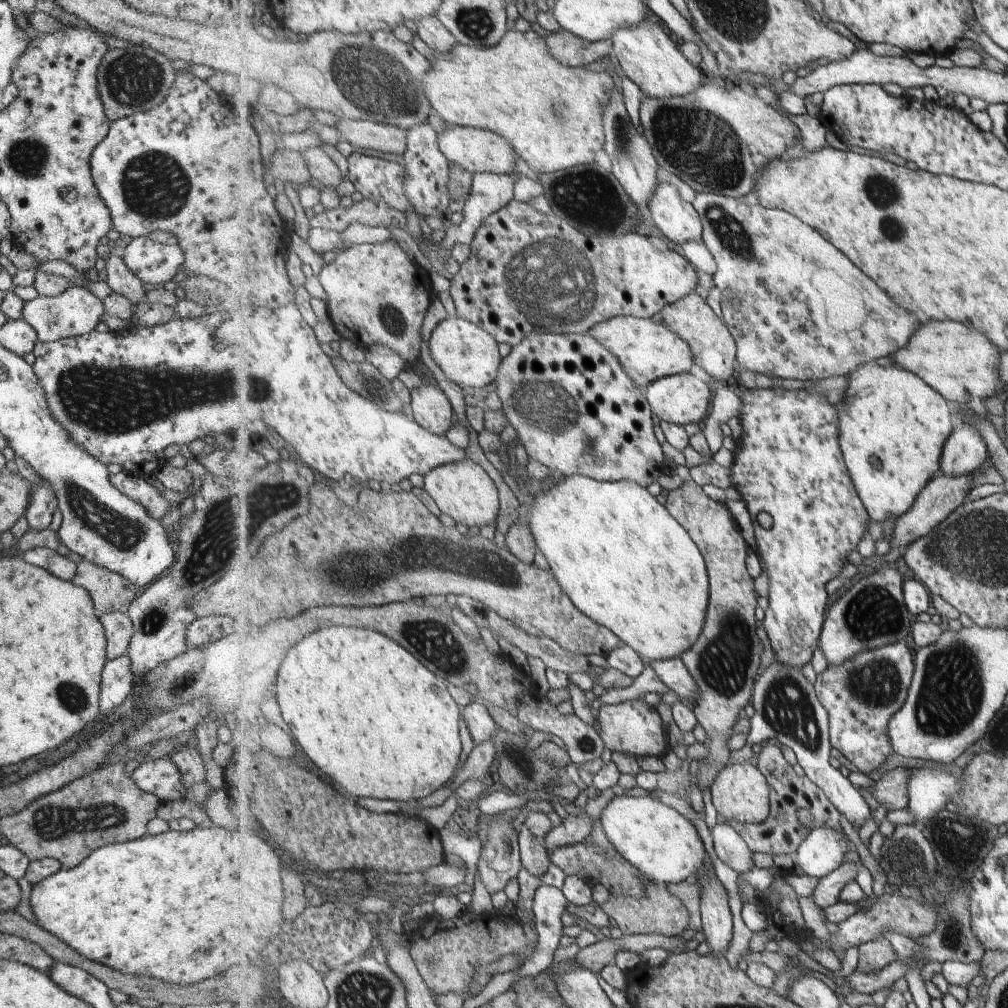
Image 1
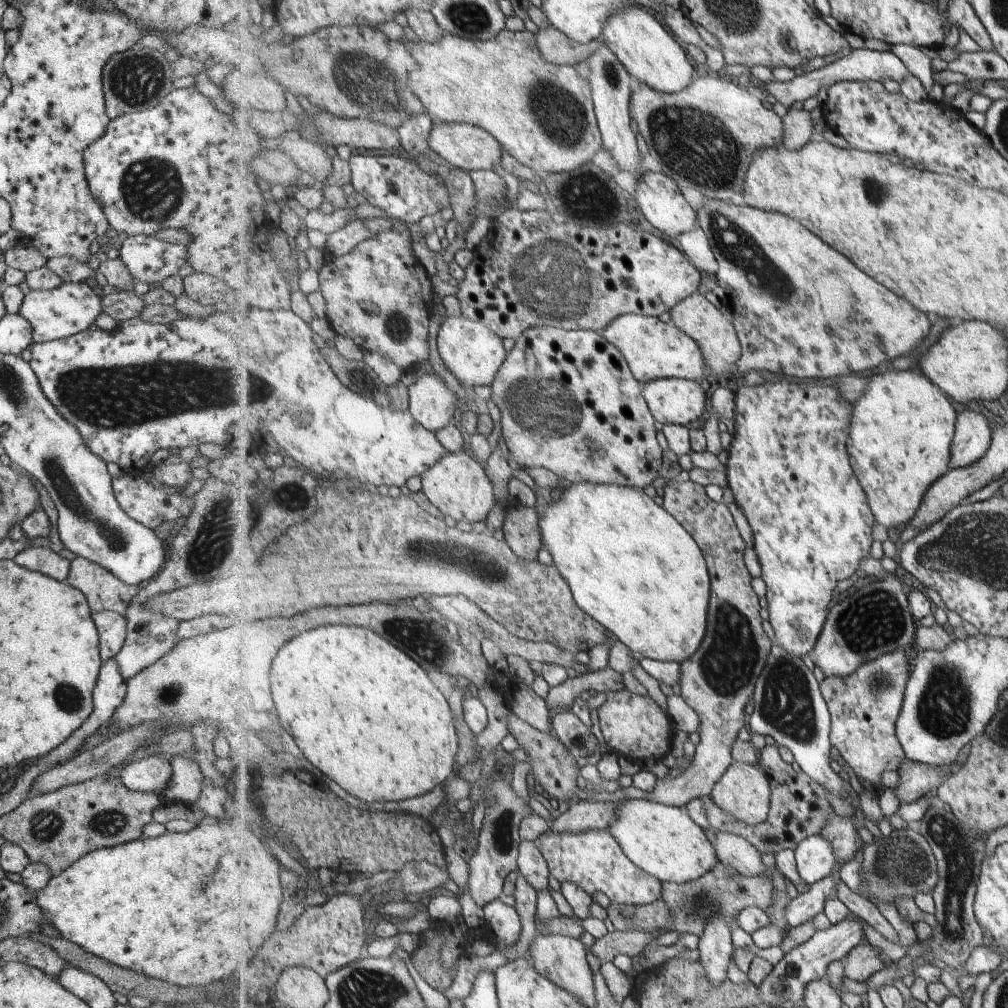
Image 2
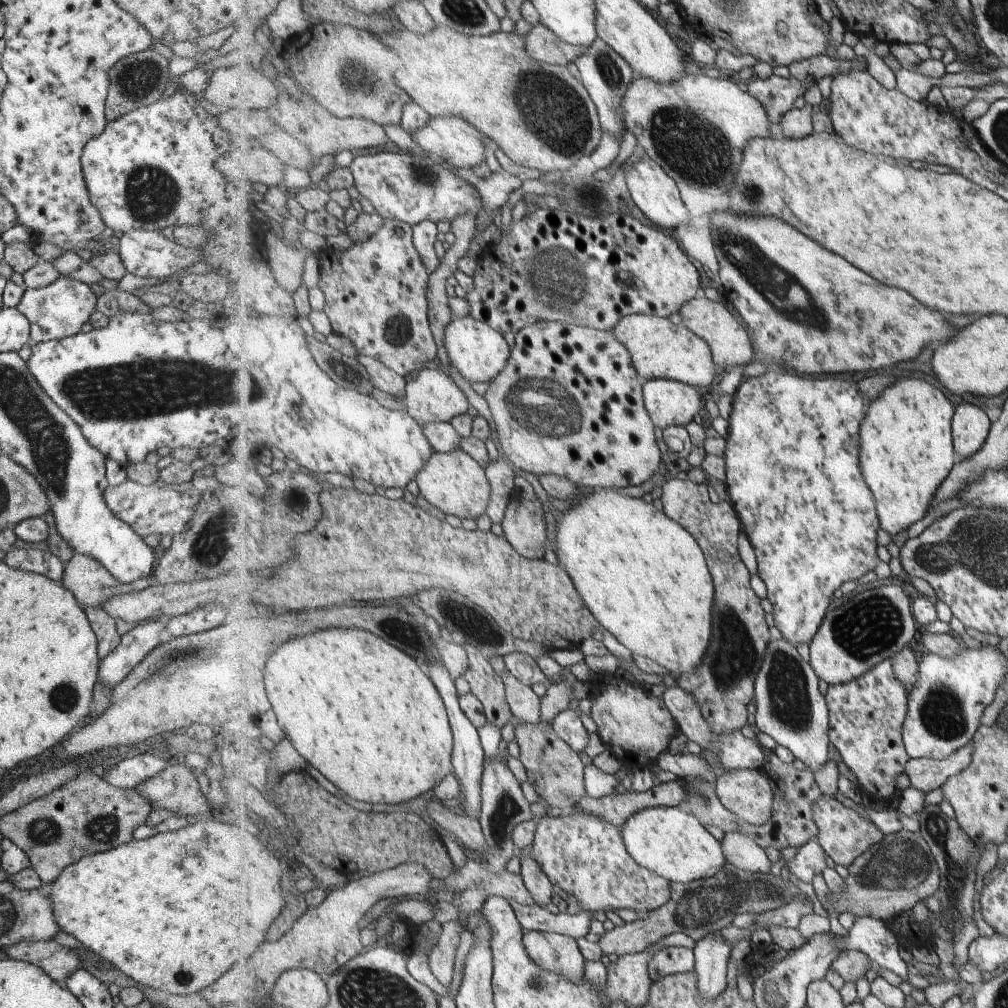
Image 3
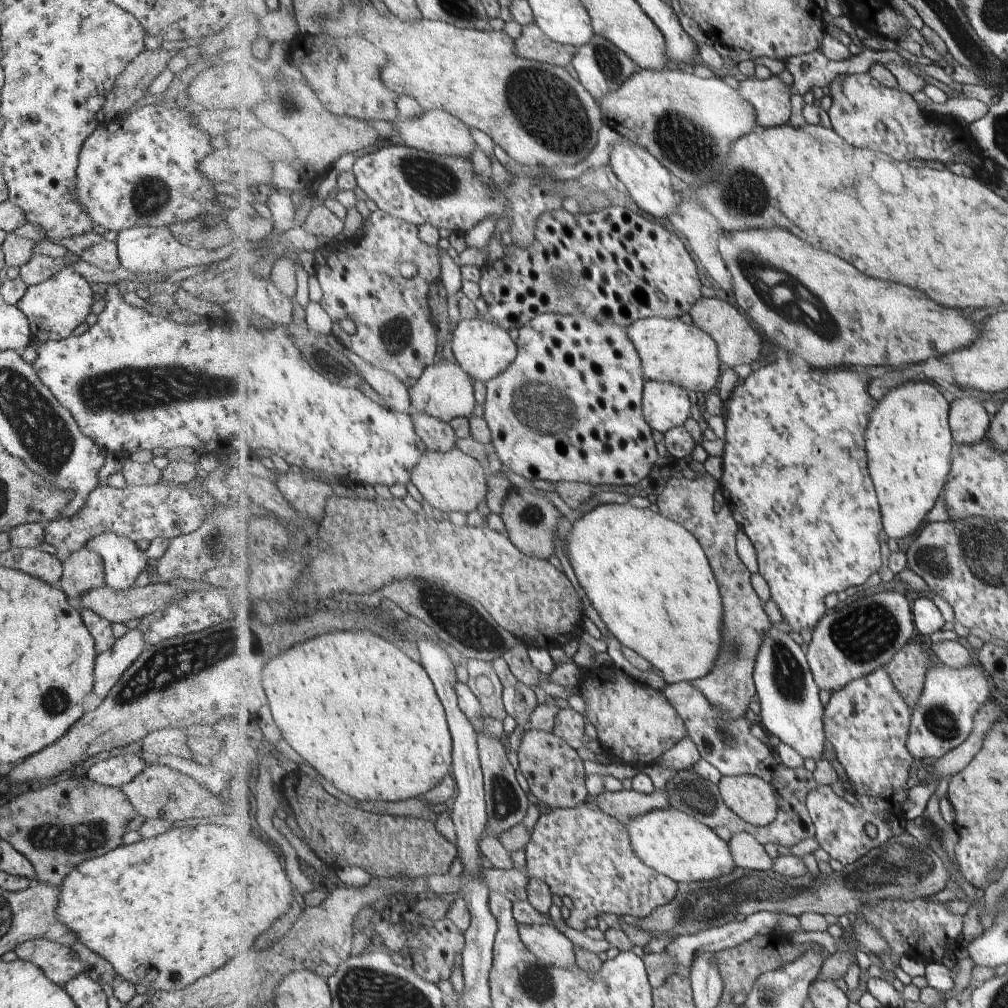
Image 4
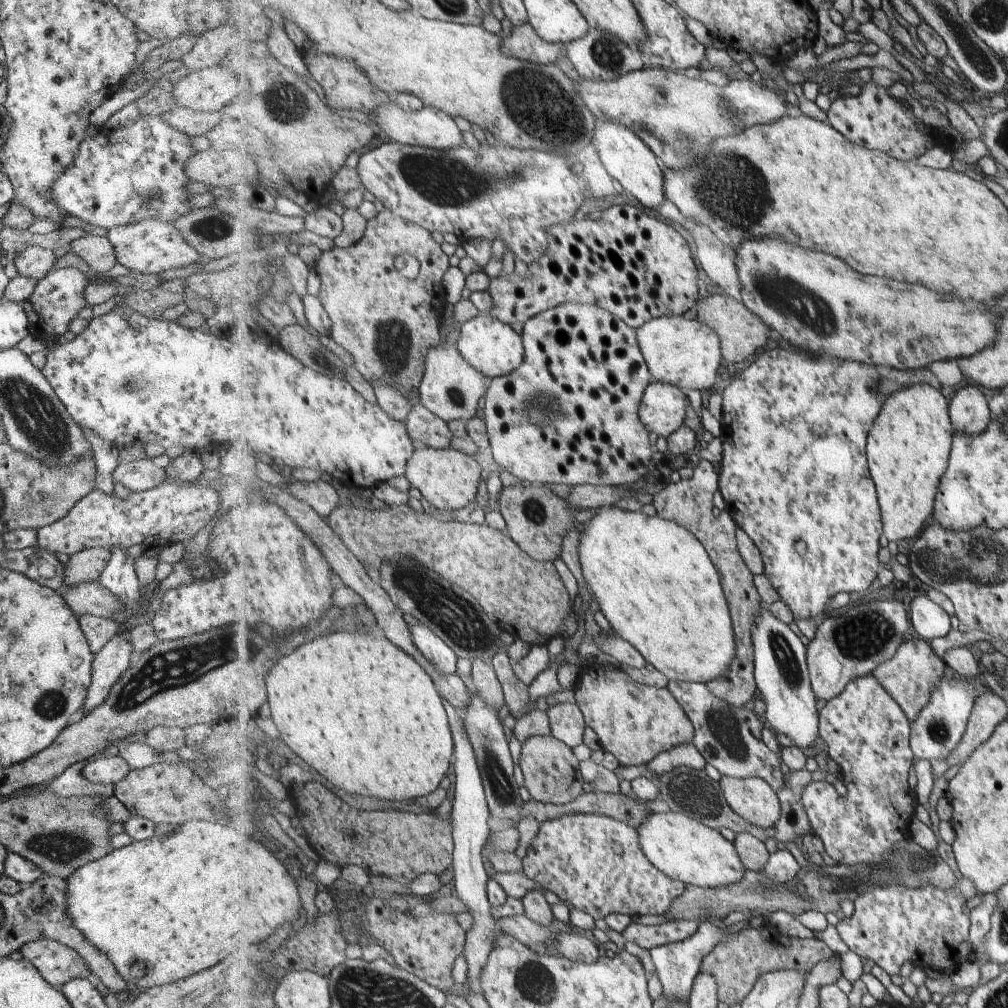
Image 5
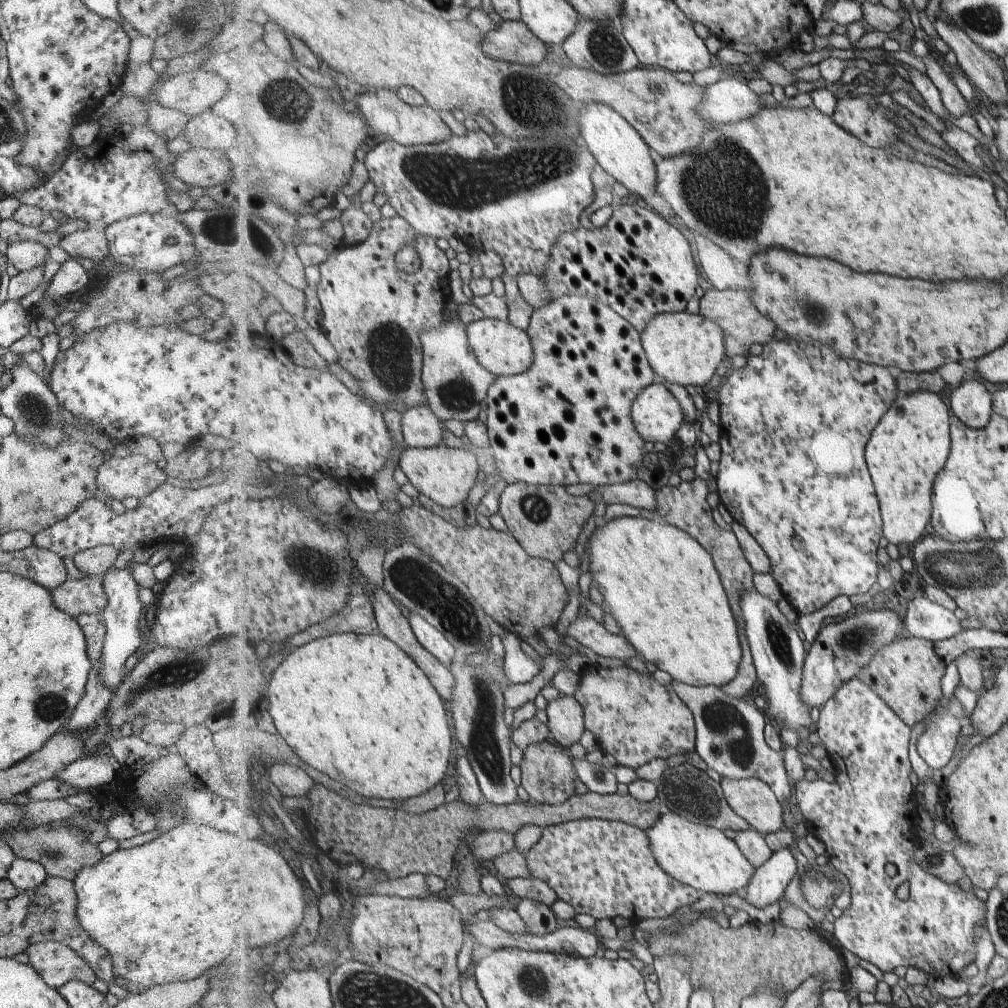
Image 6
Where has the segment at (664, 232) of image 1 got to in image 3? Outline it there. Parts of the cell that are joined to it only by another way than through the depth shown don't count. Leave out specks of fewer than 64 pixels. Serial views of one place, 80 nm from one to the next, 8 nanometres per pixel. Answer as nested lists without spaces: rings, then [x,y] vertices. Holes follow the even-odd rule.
[[[644,155],[640,162],[625,167],[621,166],[627,180],[635,204],[662,230],[677,230],[680,226],[689,224],[689,210],[679,194],[678,182],[670,177],[662,166],[659,166],[651,157]]]

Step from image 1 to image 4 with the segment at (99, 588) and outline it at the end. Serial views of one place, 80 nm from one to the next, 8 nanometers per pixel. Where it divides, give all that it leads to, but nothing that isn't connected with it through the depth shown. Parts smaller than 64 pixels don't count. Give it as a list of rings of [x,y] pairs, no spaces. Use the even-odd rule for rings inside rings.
[[[85,548],[73,551],[62,562],[62,575],[56,586],[71,600],[80,598],[91,589],[107,587],[102,558]]]

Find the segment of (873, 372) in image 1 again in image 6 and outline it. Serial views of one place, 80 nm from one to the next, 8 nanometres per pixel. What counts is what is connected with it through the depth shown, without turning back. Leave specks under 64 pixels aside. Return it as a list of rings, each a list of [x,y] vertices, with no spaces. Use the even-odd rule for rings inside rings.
[[[920,390],[911,394],[902,393],[899,398],[896,398],[880,420],[880,424],[872,432],[865,449],[865,460],[879,498],[883,537],[888,543],[915,544],[930,532],[933,514],[932,496],[936,478],[944,469],[952,452],[951,426],[951,410],[941,400],[941,396],[933,391]]]

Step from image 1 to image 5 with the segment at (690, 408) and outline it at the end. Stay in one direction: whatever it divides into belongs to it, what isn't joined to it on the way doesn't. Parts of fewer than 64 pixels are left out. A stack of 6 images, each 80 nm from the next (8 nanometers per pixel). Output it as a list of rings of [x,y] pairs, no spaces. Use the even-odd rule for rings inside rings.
[[[653,381],[642,398],[640,417],[650,432],[667,439],[686,424],[688,406],[681,387]]]

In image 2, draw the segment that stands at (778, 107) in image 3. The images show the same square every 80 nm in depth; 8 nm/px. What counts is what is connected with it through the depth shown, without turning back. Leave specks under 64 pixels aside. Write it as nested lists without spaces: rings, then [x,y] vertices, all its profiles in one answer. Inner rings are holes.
[[[864,48],[853,49],[847,56],[841,57],[820,69],[813,69],[805,74],[799,74],[786,83],[775,80],[775,82],[769,84],[759,84],[759,88],[768,92],[770,100],[777,100],[785,108],[789,109],[792,108],[792,104],[795,101],[807,100],[807,98],[815,96],[821,88],[829,88],[839,81],[879,81],[883,80],[883,78],[890,78],[901,84],[911,76],[911,72],[905,66],[905,62],[899,56],[895,56],[893,52],[878,52]]]

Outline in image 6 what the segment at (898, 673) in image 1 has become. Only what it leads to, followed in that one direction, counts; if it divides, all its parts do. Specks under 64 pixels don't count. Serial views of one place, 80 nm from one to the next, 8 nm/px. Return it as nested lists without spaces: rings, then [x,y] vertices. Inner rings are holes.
[[[855,678],[846,682],[838,691],[835,697],[830,698],[827,704],[820,708],[819,720],[817,722],[817,735],[824,744],[827,753],[835,760],[836,778],[834,782],[817,779],[809,781],[800,780],[795,785],[795,798],[803,814],[805,830],[814,834],[825,844],[825,855],[831,865],[845,877],[851,885],[851,904],[849,909],[835,920],[833,935],[838,939],[841,947],[846,948],[855,954],[859,959],[867,960],[876,965],[881,971],[893,972],[899,966],[911,966],[923,970],[927,975],[958,976],[959,972],[972,962],[975,962],[975,926],[986,917],[987,906],[979,900],[973,890],[963,892],[961,886],[949,884],[938,876],[926,871],[919,863],[914,861],[914,848],[918,844],[918,836],[915,836],[915,826],[919,822],[919,810],[915,787],[911,784],[911,760],[909,760],[909,742],[911,742],[912,728],[900,717],[900,714],[893,710],[893,707],[876,691],[873,690],[863,679]]]

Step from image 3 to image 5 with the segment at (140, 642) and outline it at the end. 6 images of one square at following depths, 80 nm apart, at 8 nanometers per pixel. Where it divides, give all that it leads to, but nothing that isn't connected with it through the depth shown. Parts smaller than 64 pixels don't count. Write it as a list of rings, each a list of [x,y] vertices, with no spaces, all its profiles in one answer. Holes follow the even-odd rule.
[[[125,635],[112,636],[103,648],[94,654],[91,665],[91,684],[89,684],[81,713],[95,708],[106,699],[111,685],[131,664],[134,654],[131,642]]]

